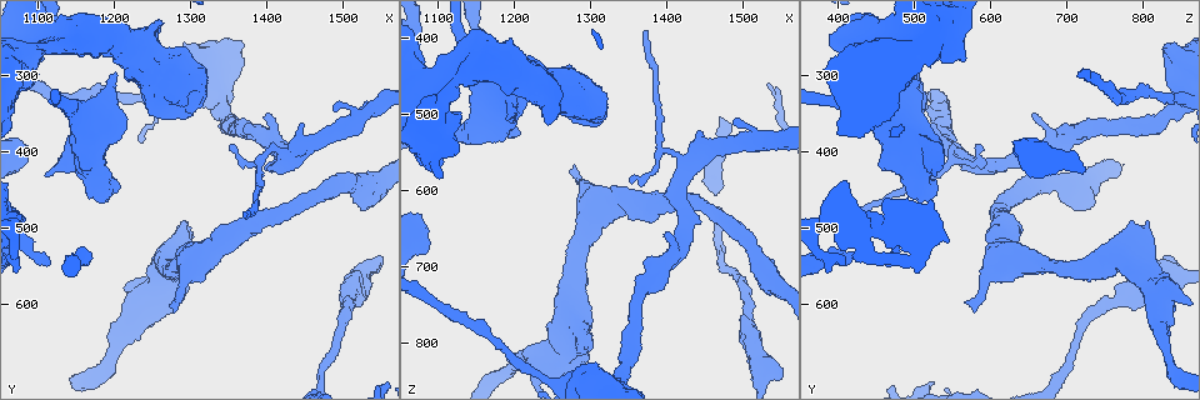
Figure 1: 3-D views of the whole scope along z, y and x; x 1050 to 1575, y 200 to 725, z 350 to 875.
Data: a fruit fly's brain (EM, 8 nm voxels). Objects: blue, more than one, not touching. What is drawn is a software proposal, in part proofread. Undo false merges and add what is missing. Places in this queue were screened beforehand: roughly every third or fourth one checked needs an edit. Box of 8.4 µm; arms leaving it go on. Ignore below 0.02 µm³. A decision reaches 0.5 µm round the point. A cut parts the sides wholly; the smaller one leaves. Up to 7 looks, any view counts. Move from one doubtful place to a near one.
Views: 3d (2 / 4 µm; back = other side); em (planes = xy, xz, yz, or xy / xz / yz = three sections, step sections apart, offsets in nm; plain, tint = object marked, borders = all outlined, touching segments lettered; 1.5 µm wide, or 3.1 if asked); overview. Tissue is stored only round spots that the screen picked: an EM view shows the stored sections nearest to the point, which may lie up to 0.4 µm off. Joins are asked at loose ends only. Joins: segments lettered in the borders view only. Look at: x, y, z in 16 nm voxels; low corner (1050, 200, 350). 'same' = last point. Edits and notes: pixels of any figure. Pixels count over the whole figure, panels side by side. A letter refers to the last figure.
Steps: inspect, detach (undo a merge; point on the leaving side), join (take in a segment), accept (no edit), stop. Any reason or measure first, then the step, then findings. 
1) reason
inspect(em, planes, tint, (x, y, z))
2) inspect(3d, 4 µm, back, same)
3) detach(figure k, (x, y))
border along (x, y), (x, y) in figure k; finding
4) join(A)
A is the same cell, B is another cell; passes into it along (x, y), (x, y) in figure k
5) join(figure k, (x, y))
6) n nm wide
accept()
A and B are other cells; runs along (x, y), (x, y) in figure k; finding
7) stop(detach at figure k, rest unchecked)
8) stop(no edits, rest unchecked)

tapers out
inspect(em, planes, borders, (1350, 390, 590))

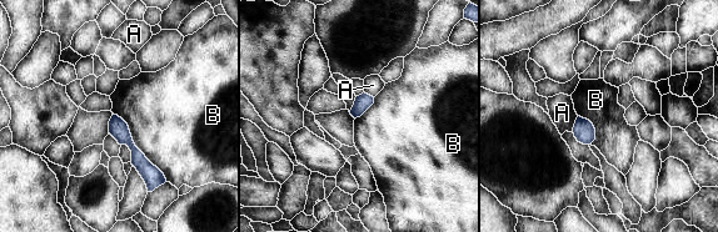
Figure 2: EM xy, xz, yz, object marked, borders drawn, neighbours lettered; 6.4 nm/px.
accept()
A and B are other cells; no lettered segment goes on from it

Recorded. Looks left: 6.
branch stops here
inspect(3d, 2 µm, (1275, 610, 580))

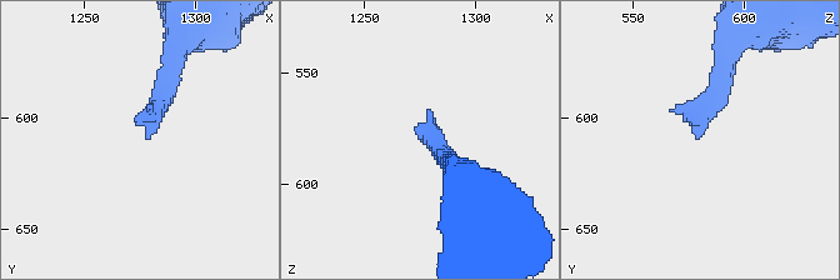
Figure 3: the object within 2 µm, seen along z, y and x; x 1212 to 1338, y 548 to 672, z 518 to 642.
inspect(em, planes, borders, (1276, 609, 580))

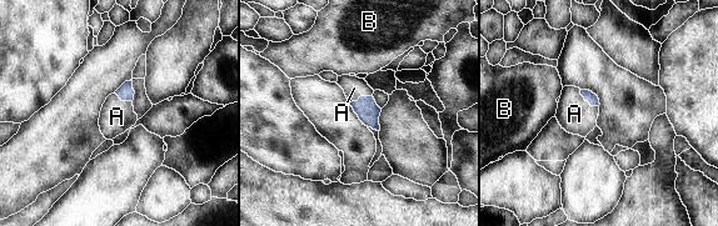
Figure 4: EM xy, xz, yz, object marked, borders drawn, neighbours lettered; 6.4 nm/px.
join(A)
A is the same cell, B is another cell; passes into it along (593, 100), (587, 100), (574, 114) in figure 4; it goes on there

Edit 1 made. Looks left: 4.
see it whole again
inspect(overview)

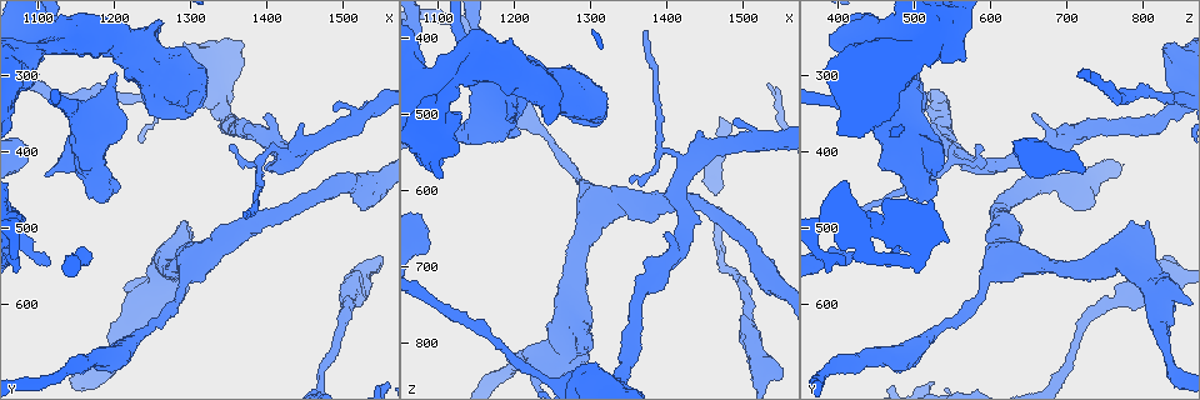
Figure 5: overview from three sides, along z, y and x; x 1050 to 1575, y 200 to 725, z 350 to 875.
an open end
inspect(em, xy, step 8, borders, (1200, 295, 495))

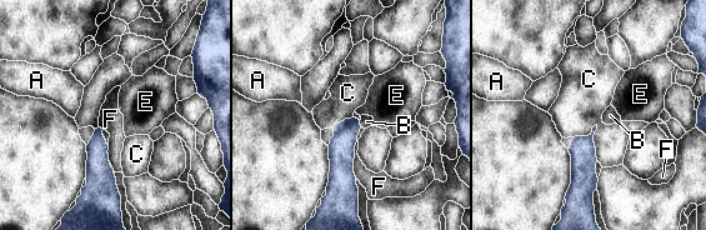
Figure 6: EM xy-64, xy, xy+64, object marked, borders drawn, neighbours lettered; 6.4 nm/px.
inspect(em, planes, borders, same)

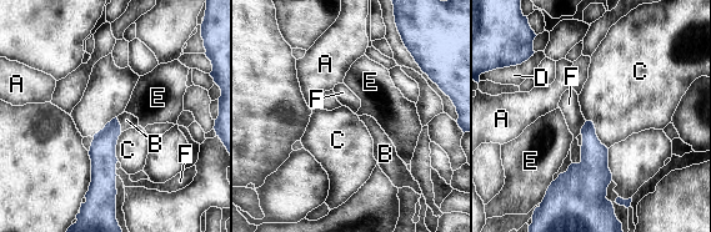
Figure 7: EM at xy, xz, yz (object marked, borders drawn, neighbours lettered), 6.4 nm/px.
join(B)
B is the same cell, A, C, D, E and F are other cells; passes into it along (103, 151), (120, 125), (126, 120) in figure 7; it goes on there

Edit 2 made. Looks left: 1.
stop(join at figure 4, join at figure 7, rest unchecked)

